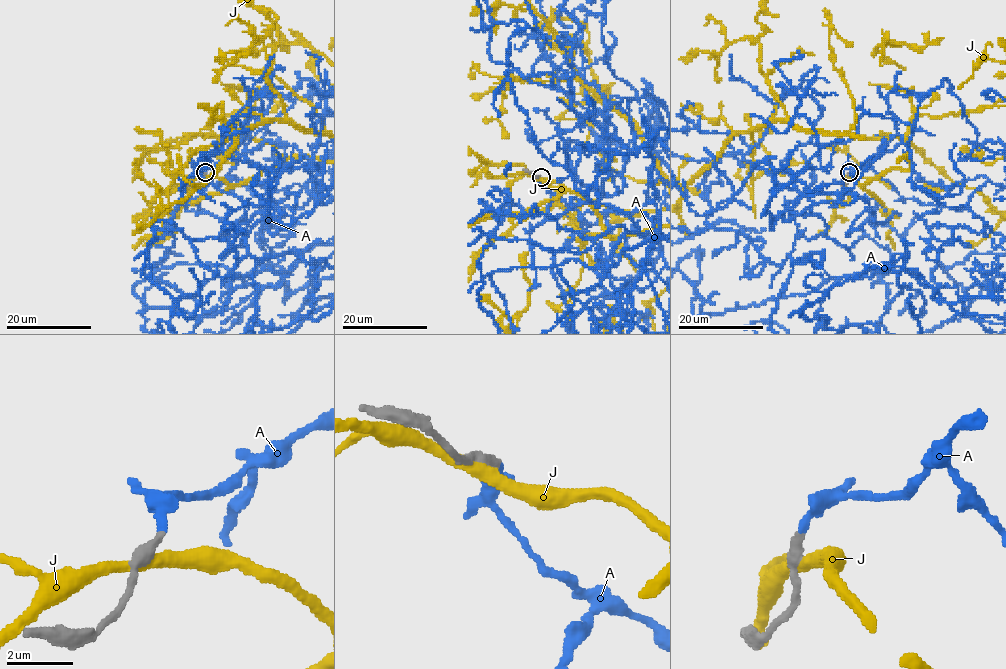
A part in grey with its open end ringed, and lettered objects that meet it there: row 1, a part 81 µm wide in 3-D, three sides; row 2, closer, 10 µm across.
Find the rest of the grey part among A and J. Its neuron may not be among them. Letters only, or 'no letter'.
A

